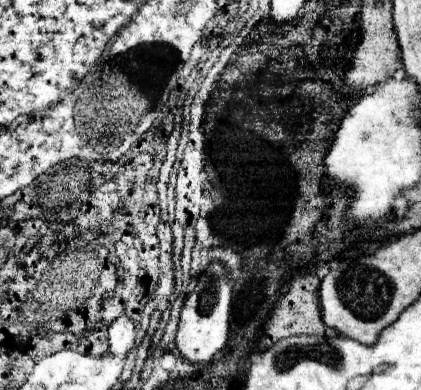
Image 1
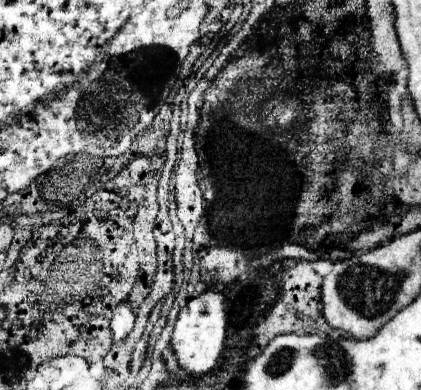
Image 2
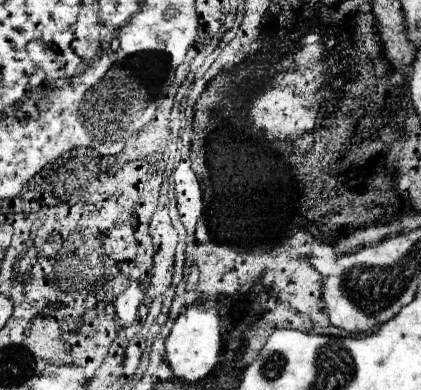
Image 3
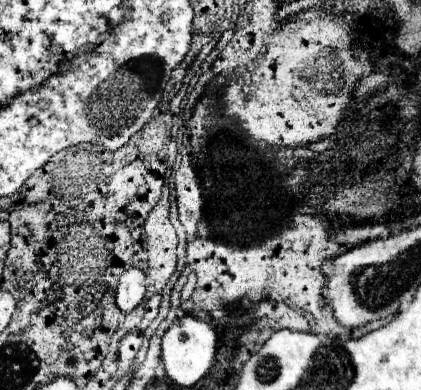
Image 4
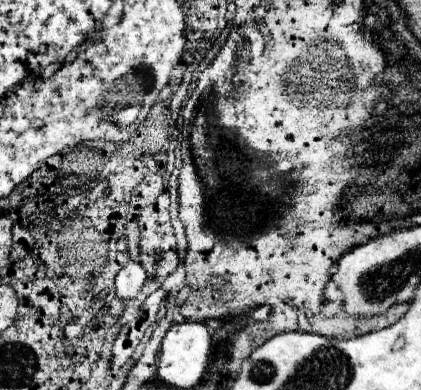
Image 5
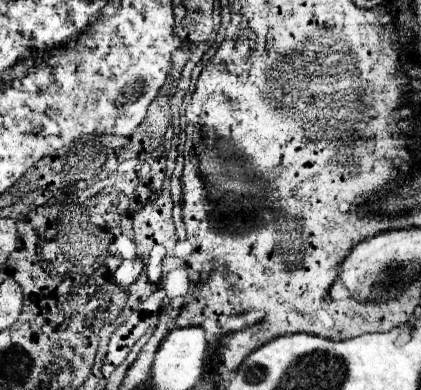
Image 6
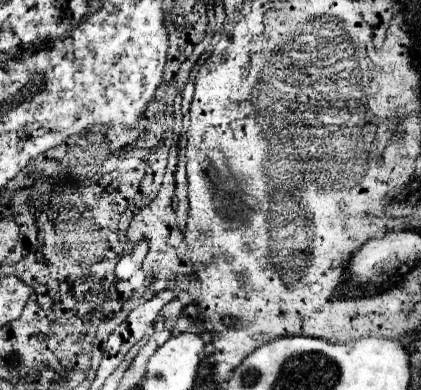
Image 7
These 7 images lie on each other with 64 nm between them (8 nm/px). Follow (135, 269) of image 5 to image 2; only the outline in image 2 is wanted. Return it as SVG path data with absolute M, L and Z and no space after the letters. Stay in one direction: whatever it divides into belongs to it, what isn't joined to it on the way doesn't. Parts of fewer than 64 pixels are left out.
M120 302L112 316L114 342L122 342L132 328L134 328L134 310L132 310L130 302Z

